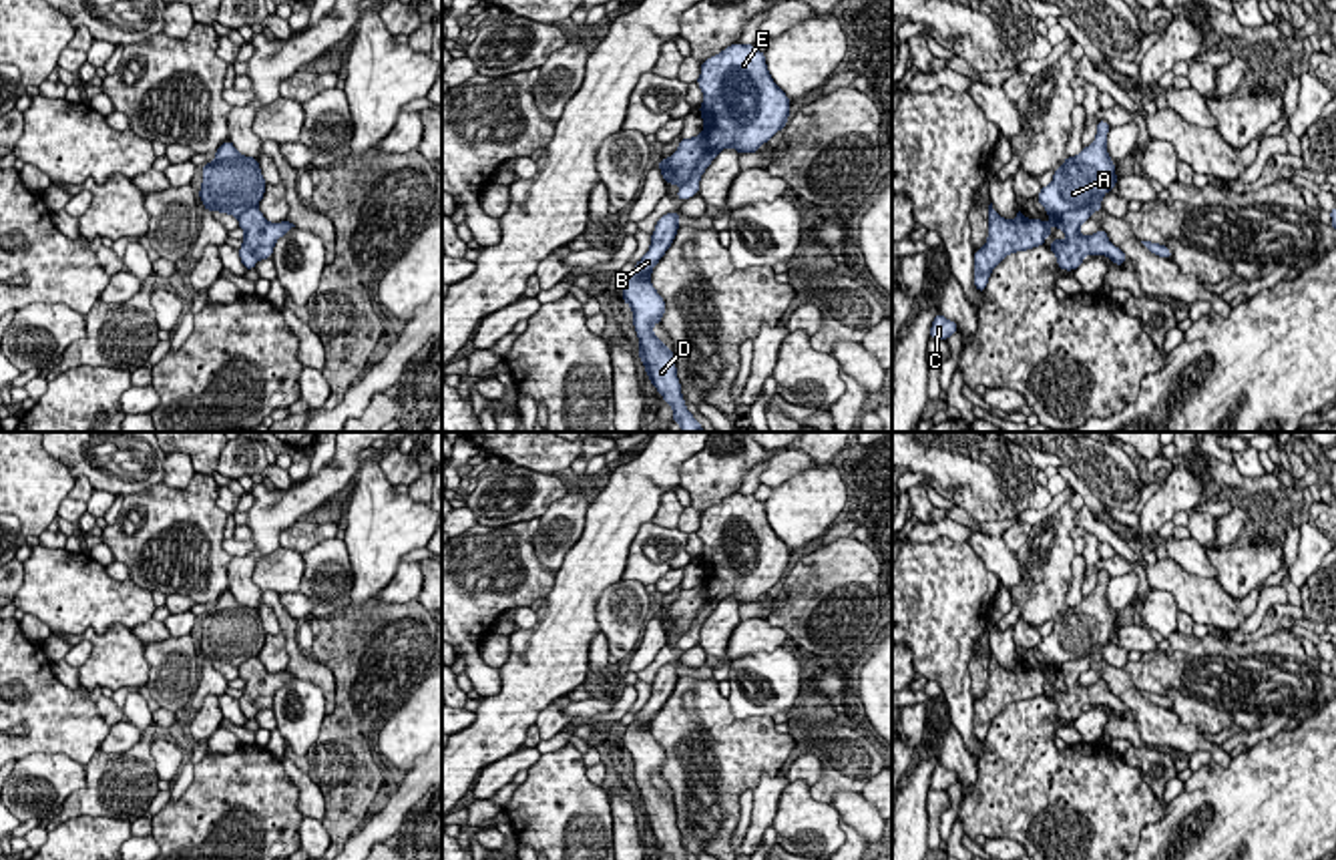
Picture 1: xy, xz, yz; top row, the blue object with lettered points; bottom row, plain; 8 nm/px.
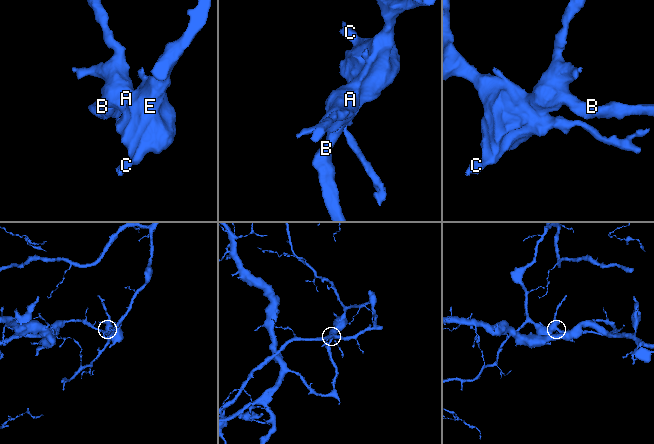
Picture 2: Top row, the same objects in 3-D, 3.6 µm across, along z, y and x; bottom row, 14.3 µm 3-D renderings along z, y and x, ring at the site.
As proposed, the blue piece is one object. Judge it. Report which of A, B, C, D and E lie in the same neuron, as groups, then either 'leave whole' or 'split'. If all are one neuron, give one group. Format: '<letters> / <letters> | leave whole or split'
A B D / C E | split

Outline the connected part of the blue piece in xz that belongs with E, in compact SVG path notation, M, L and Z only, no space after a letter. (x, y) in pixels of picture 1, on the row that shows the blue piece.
M731 44L703 60L697 78L703 90L703 135L707 149L677 199L695 197L699 179L719 151L755 153L790 119L792 100L769 76L765 54L753 44Z

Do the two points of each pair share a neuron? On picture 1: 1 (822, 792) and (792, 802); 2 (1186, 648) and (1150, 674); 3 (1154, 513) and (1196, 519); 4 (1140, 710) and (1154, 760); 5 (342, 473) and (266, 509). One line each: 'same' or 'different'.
1: different
2: same
3: different
4: different
5: same

